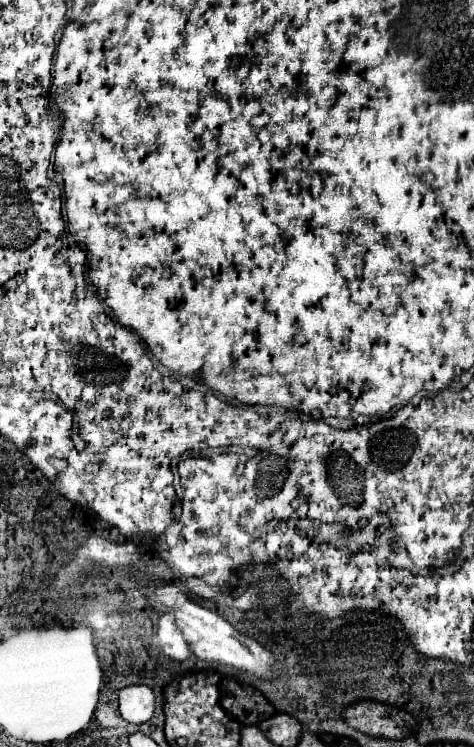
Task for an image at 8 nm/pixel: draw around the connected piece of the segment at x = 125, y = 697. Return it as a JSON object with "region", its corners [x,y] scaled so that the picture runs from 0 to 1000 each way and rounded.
{"region":[[[266,918],[249,926],[249,950],[278,969],[312,967],[325,956],[325,926],[312,918]]]}

